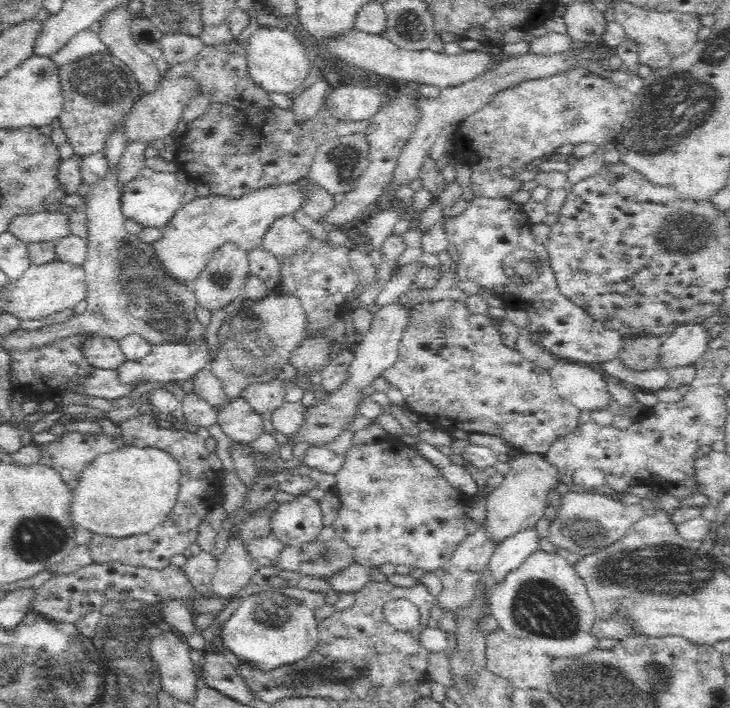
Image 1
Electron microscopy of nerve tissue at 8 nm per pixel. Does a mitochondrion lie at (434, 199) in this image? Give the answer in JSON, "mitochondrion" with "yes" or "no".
{"mitochondrion":"no"}

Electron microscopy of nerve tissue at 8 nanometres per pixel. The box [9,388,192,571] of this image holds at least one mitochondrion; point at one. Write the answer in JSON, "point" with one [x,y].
{"point":[35,540]}

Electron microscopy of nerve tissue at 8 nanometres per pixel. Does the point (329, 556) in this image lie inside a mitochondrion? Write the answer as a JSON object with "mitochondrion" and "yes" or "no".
{"mitochondrion":"yes"}

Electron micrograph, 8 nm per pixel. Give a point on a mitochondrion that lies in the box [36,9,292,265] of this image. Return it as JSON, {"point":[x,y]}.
{"point":[100,79]}

